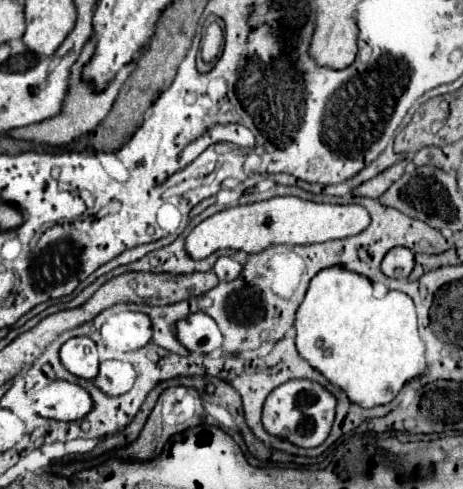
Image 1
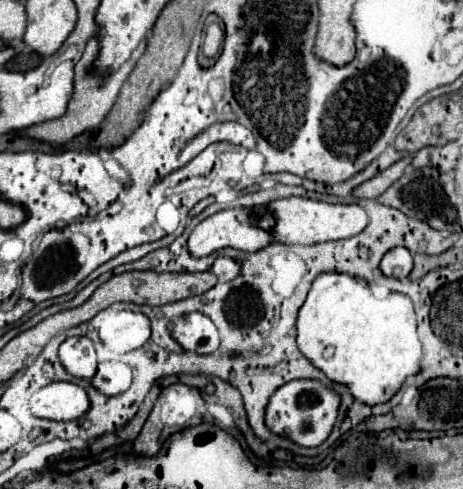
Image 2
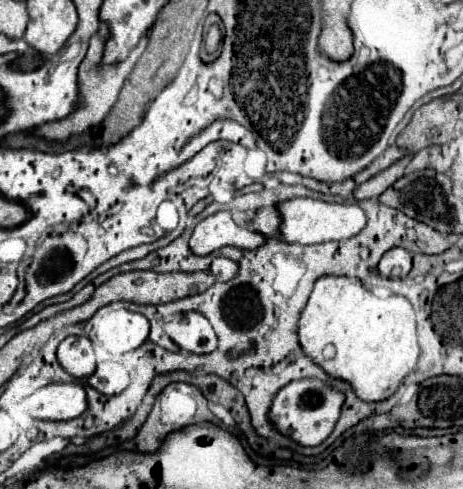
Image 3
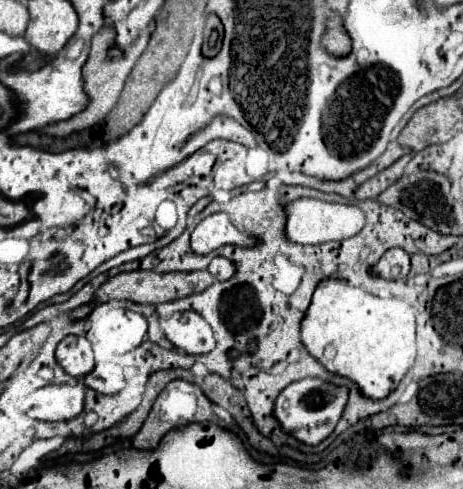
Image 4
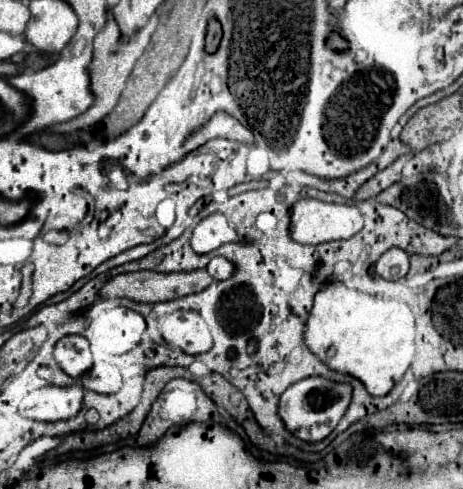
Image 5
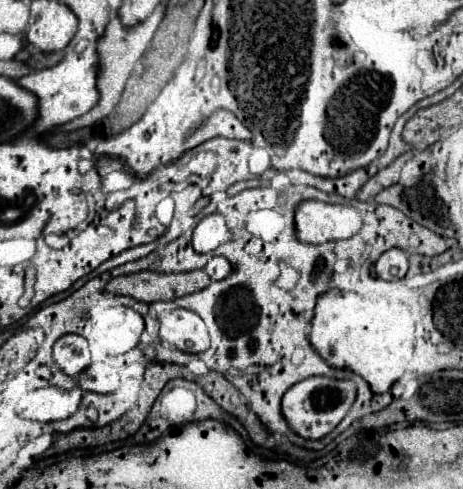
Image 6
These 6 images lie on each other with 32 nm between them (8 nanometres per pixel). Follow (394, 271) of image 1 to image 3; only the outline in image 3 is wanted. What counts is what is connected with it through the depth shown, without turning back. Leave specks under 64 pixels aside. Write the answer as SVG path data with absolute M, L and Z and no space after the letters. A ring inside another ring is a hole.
M404 248L388 250L378 264L378 272L386 278L402 278L410 272L410 268L412 268L412 254Z

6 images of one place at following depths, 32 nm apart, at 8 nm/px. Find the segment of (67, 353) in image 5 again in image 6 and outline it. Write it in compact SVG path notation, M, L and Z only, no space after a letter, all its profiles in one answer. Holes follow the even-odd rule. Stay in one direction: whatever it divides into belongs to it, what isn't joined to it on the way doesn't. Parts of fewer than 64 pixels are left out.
M66 334L54 344L54 360L62 372L76 378L90 364L90 350L86 338L78 334Z

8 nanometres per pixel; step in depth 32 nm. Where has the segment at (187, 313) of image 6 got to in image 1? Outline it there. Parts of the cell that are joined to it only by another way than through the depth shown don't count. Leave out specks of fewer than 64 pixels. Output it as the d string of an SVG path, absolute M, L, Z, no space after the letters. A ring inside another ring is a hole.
M204 312L190 314L186 320L178 322L176 336L190 352L212 352L224 342L216 320Z

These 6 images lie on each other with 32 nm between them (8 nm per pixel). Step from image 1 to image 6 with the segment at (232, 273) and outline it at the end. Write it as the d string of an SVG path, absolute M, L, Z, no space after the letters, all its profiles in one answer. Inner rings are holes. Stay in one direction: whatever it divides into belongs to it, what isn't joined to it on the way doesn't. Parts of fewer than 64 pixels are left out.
M214 256L214 258L204 266L204 270L208 272L208 276L210 276L212 280L224 280L224 278L232 272L232 266L230 266L230 262L228 262L224 256Z

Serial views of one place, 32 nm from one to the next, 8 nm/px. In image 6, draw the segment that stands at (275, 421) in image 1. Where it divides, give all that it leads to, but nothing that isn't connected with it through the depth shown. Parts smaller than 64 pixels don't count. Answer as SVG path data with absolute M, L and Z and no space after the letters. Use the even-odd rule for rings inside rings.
M312 376L286 390L282 396L282 416L288 420L292 432L304 440L320 440L330 434L346 416L356 398L356 386L350 380L334 380L326 376Z

